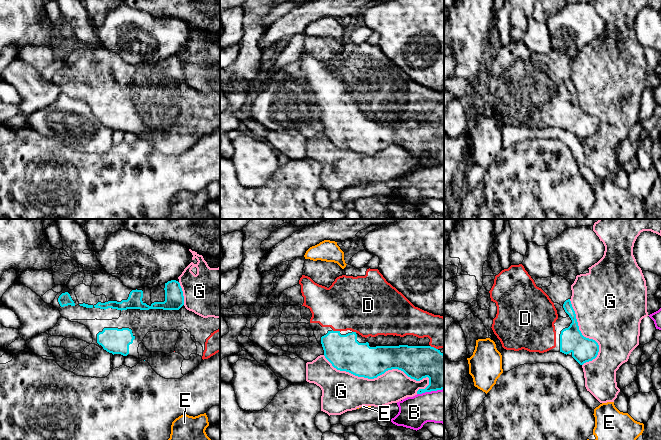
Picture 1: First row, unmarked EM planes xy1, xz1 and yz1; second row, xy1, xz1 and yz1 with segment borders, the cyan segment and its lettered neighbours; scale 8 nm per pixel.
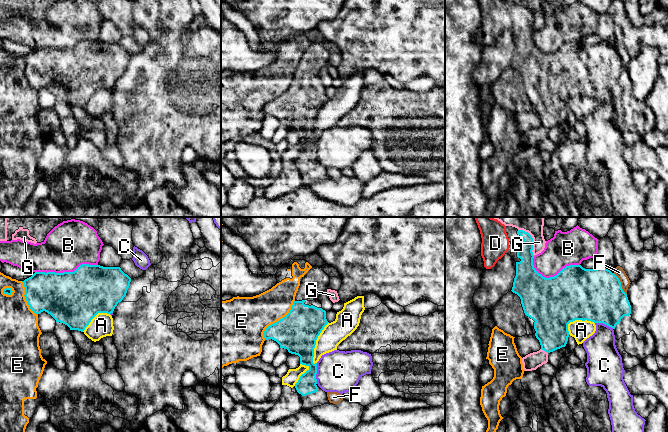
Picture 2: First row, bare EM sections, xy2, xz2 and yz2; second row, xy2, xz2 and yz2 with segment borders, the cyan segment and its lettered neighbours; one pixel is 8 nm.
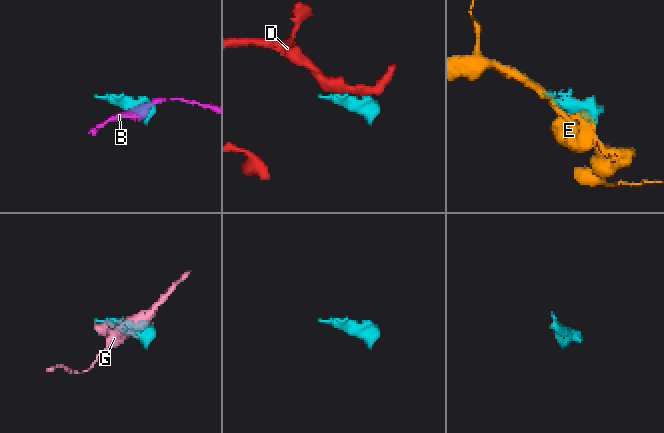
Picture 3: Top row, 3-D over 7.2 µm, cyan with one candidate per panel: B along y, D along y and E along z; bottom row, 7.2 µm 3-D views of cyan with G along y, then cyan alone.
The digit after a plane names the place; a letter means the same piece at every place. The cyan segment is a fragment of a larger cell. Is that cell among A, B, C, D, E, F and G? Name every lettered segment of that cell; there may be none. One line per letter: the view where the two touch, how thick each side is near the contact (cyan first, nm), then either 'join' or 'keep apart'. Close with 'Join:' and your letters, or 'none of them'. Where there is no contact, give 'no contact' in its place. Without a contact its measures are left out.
A: xz2 | 320/180 nm | keep apart
B: xy2 | 440/380 nm | keep apart
C: xz2 | 180/340 nm | keep apart
D: xz1 | 280/420 nm | join
E: xz2 | 320/360 nm | keep apart
F: yz2 | 420/80 nm | keep apart
G: xz1 | 260/260 nm | keep apart
Join: D

